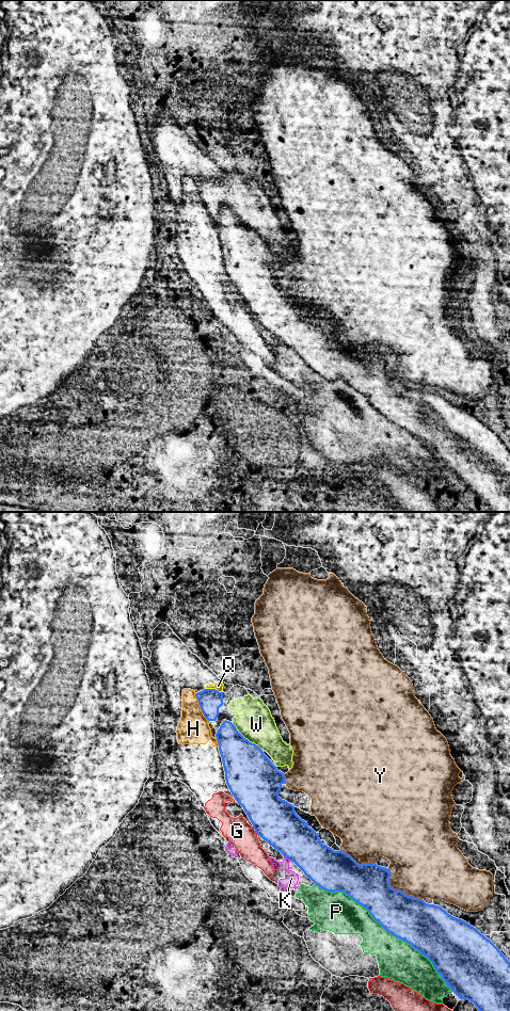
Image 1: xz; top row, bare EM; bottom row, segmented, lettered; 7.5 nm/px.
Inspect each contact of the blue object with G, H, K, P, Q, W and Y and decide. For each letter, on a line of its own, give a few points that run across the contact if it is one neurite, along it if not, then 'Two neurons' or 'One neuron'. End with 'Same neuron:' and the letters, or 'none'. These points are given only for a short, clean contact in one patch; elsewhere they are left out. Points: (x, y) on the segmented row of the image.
G: Two neurons
H: Two neurons
K: Two neurons
P: Two neurons
Q: Line: xz (205, 688), (214, 688), (222, 692). Two neurons
W: Two neurons
Y: Two neurons
Same neuron: none

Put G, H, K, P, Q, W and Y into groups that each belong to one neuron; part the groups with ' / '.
G H / K P / Q / W / Y

